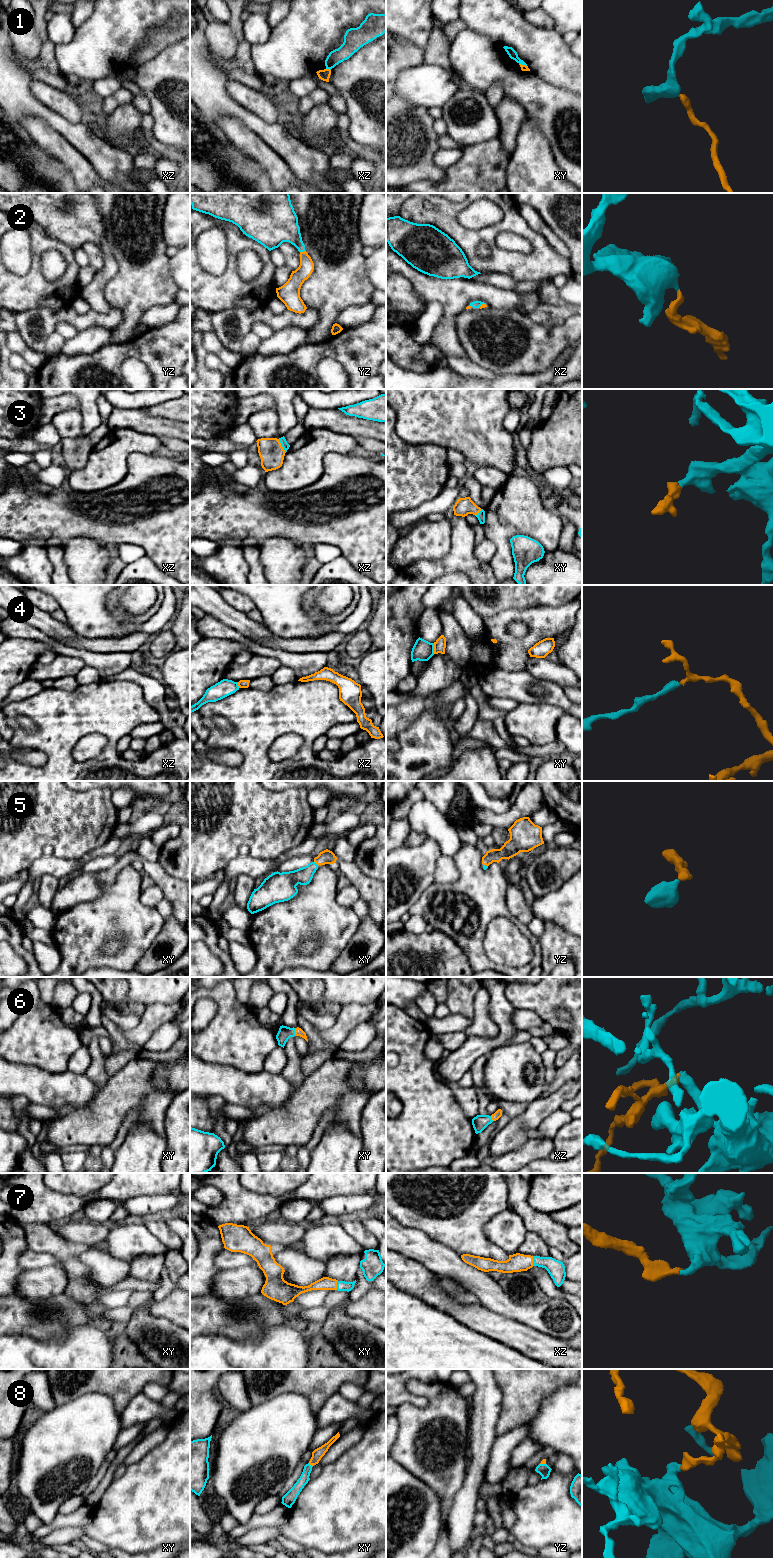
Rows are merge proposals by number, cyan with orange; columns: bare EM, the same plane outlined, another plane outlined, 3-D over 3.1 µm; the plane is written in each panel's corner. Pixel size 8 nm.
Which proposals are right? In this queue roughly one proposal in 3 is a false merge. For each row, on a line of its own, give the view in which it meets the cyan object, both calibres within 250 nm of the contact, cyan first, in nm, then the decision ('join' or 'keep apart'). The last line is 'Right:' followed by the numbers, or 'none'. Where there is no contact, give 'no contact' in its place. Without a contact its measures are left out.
1: xz | 120/90 nm | keep apart
2: yz | 240/120 nm | join
3: xz | 60/200 nm | join
4: xy | 160/100 nm | keep apart
5: xy | 140/110 nm | join
6: xy | 110/60 nm | join
7: xz | 140/150 nm | join
8: xy | 80/90 nm | join
Right: 2, 3, 5, 6, 7, 8

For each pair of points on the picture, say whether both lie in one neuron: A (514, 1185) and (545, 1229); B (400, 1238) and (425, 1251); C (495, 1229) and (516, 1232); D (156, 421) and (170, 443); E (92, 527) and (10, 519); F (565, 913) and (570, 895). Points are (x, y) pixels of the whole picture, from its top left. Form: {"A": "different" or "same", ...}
{"A": "same", "B": "same", "C": "same", "D": "different", "E": "same", "F": "same"}

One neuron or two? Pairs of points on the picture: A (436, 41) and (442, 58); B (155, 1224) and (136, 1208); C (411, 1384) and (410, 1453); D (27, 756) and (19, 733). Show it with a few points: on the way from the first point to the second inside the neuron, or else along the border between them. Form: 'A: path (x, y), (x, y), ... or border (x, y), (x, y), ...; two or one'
A: path (438, 45), (438, 54); one
B: border (155, 1216), (149, 1216), (144, 1219); two
C: path (430, 1397), (431, 1415), (418, 1428), (416, 1434); one
D: border (10, 742), (16, 748), (36, 748), (47, 758); two

